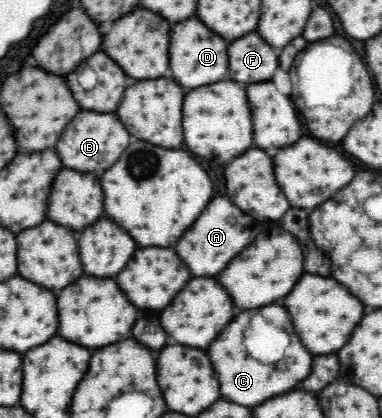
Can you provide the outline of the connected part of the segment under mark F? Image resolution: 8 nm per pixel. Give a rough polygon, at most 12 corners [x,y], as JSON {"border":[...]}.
{"border":[[255,32],[231,44],[231,78],[275,76],[279,54]]}

